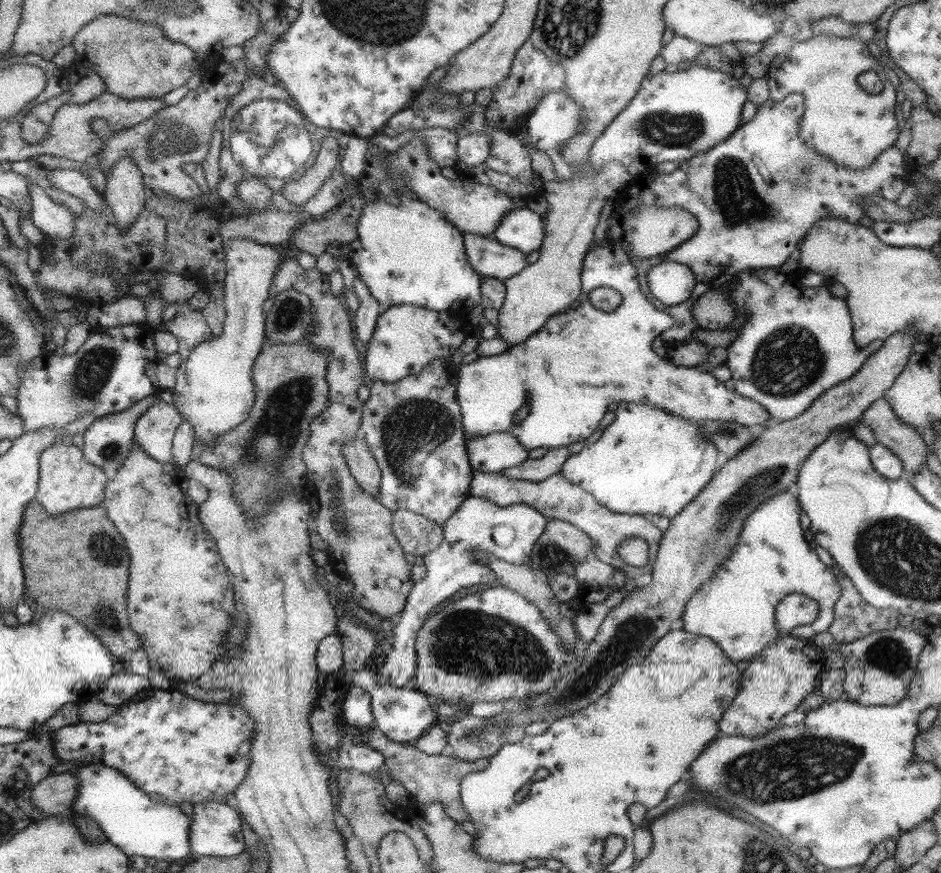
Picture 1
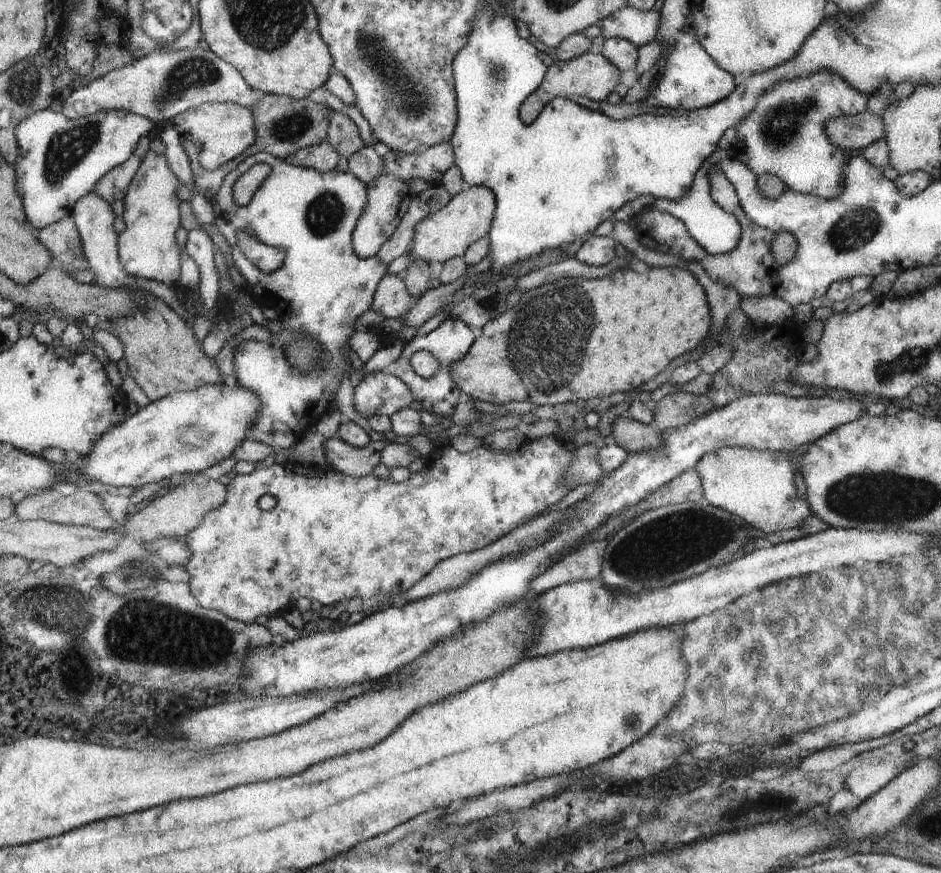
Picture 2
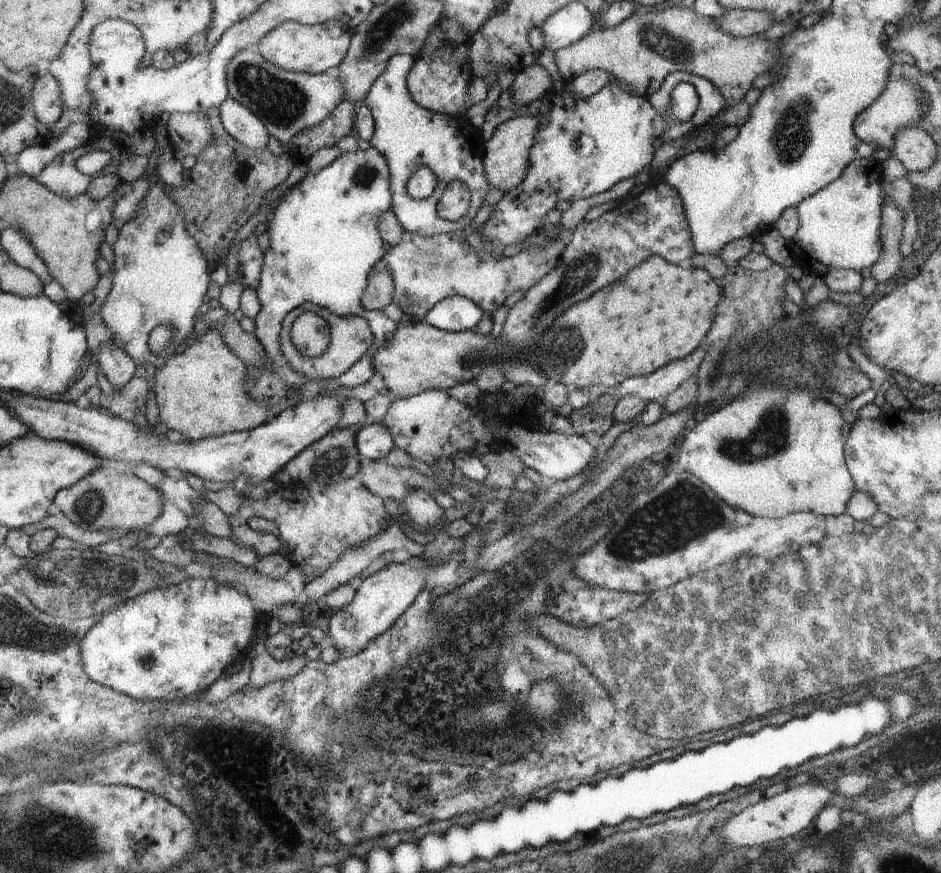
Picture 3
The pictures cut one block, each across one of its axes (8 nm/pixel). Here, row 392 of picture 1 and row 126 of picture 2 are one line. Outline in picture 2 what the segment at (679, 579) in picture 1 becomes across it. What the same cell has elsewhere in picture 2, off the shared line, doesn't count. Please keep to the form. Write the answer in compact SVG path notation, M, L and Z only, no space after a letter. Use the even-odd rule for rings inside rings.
M864 111L854 116L839 116L825 122L825 135L844 151L860 150L885 138L882 117Z

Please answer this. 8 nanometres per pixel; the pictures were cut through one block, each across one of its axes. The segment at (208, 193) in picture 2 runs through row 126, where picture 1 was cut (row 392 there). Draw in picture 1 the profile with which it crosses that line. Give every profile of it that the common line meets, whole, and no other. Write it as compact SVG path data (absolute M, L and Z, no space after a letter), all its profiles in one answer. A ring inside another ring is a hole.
M263 343L261 351L255 358L252 380L255 386L255 403L249 417L236 428L220 435L215 443L205 445L194 439L192 461L205 466L224 468L234 479L234 499L249 516L259 516L269 512L270 503L278 499L284 485L290 485L296 493L304 492L306 466L302 462L302 451L310 438L311 422L328 406L329 384L326 380L327 350L319 350L310 344Z

